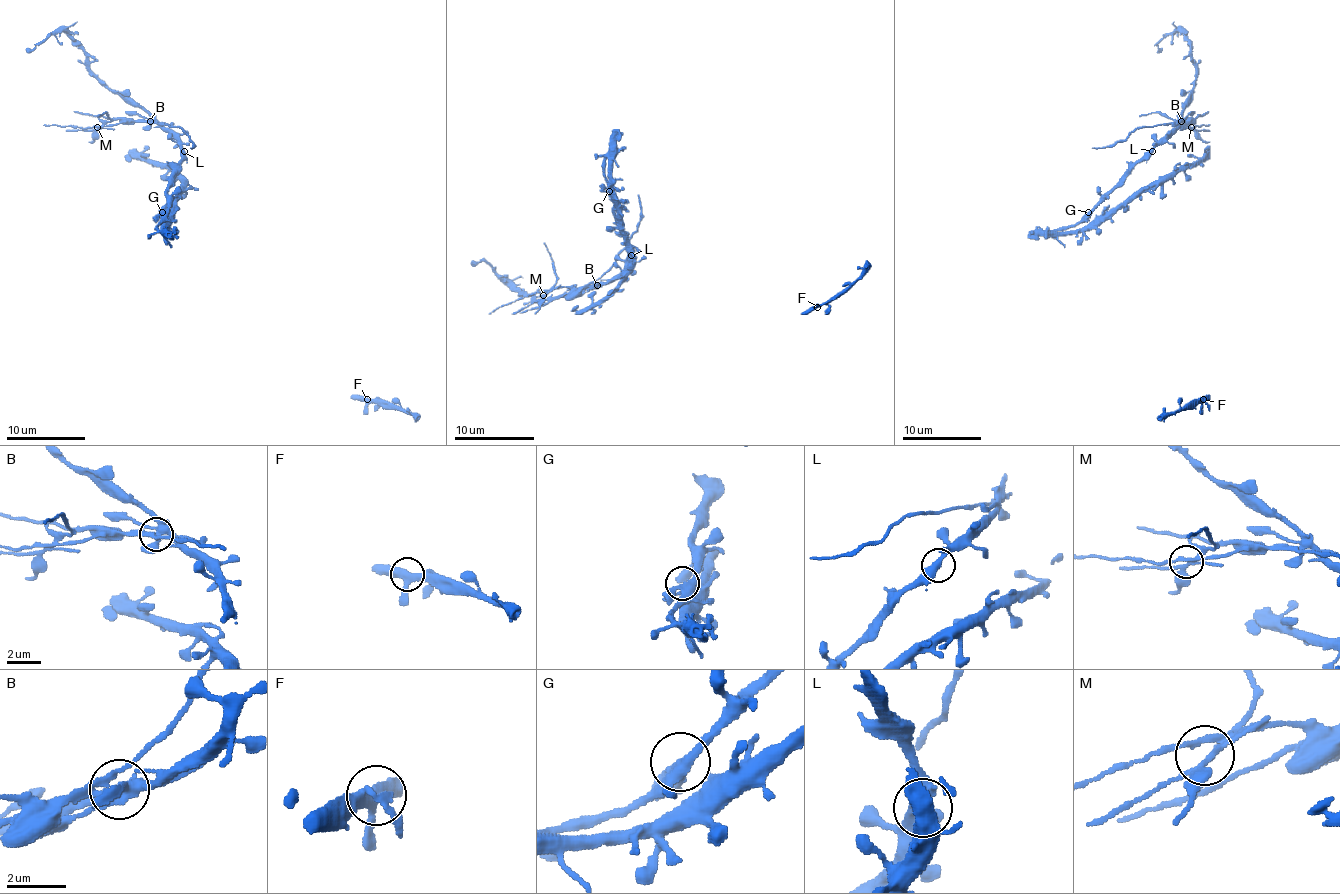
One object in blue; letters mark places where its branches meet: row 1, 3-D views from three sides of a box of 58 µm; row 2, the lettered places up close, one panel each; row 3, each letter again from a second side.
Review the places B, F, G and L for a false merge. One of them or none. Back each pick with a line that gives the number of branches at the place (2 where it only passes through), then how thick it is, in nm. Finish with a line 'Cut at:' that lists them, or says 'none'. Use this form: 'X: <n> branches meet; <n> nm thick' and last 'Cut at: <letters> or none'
B: 6 branches meet; 360 nm thick
Cut at: B

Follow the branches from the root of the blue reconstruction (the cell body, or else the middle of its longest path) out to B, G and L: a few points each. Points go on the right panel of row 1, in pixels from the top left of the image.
B: (1098, 226), (1088, 212), (1181, 122)
G: (1098, 226), (1088, 212)
L: (1098, 226), (1088, 212), (1152, 151)

